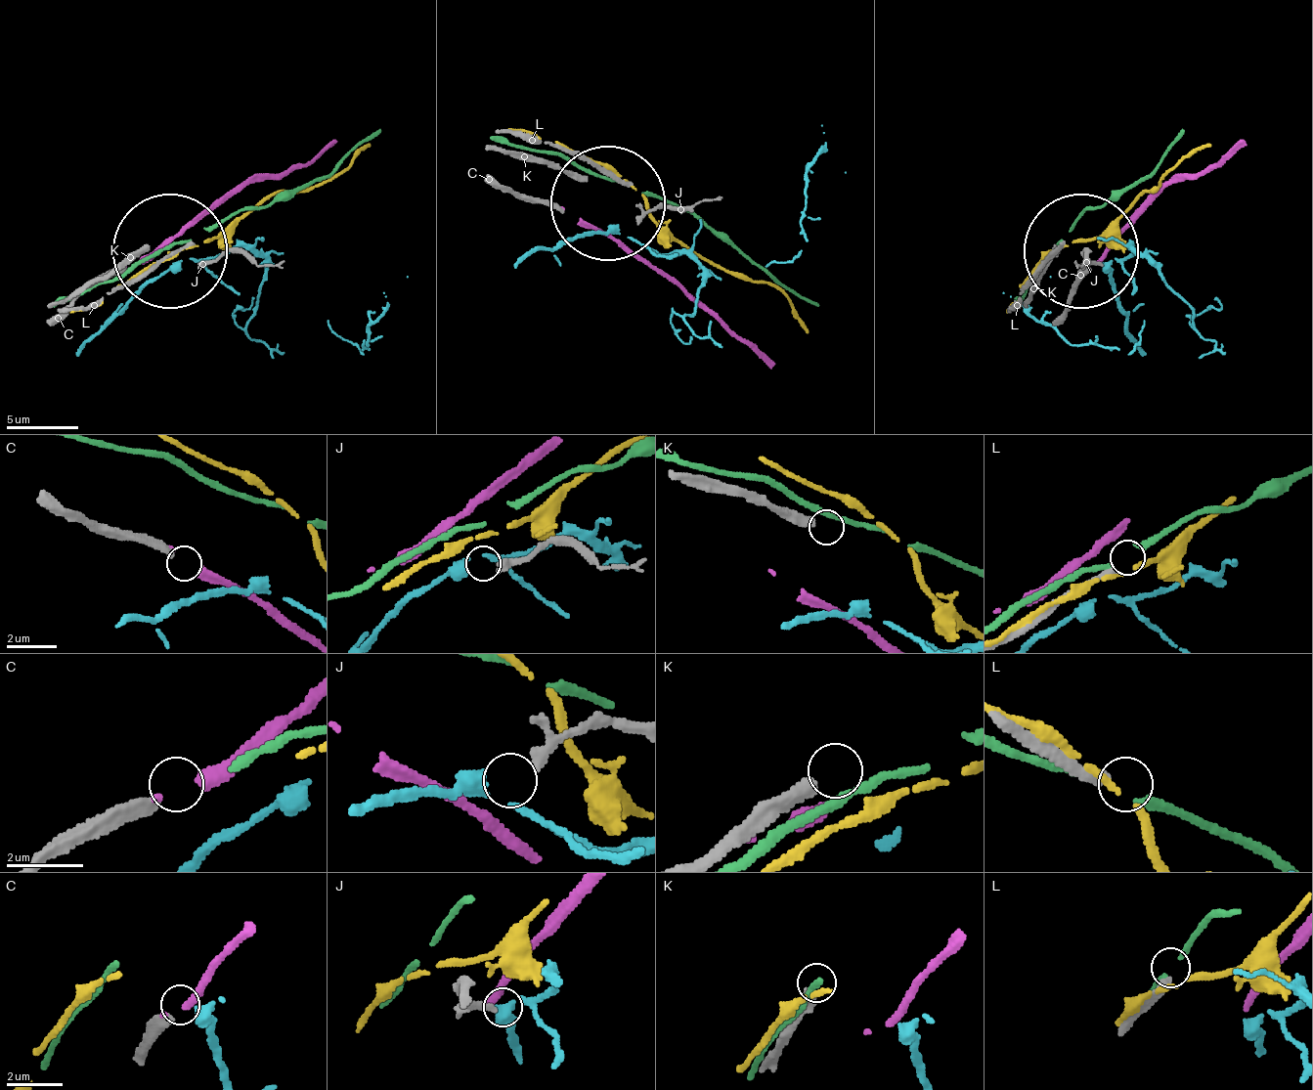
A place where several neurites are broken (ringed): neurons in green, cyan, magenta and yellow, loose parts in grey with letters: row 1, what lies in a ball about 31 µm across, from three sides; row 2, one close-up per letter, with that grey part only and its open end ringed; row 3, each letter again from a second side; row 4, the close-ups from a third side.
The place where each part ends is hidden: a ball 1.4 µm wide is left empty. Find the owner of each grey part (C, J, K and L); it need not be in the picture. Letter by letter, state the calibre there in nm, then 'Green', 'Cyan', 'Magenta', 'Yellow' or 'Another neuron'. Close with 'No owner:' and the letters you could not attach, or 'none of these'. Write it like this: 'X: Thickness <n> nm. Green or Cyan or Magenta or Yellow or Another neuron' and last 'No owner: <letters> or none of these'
C: Thickness 320 nm. Magenta
J: Thickness 160 nm. Cyan
K: Thickness 360 nm. Another neuron
L: Thickness 240 nm. Another neuron
No owner: K, L

